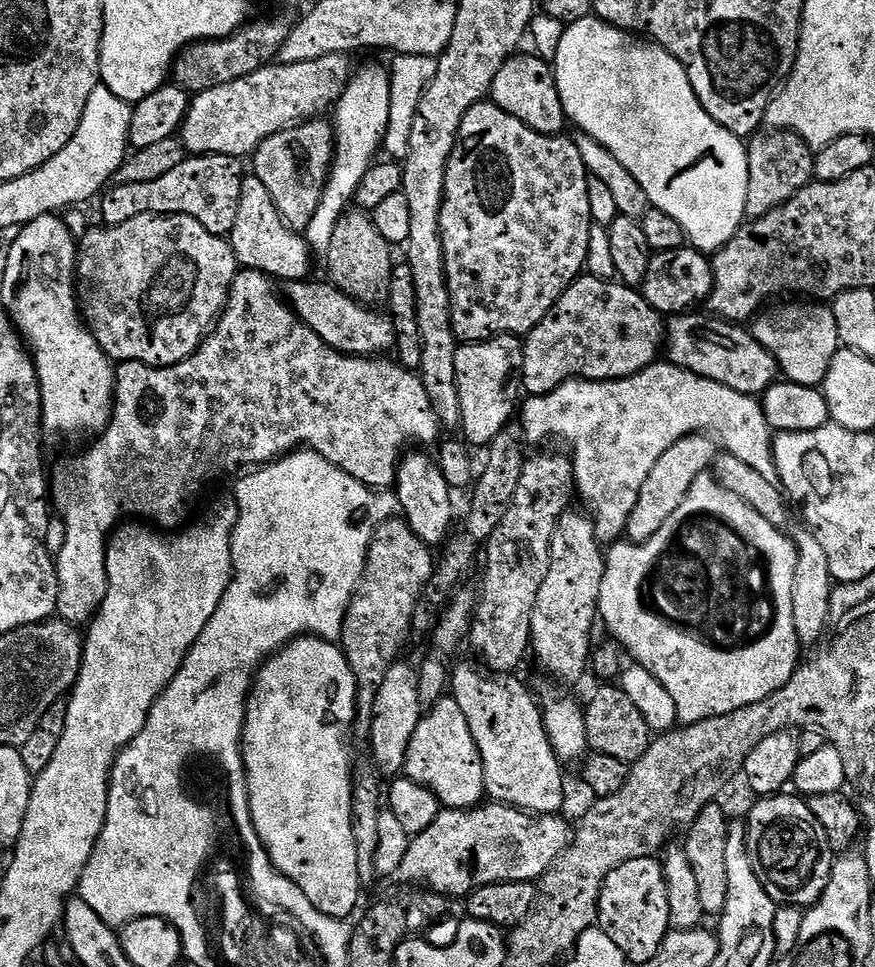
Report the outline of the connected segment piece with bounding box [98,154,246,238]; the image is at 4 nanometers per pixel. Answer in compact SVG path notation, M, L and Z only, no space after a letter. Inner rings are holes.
M192 154L182 162L182 166L174 166L174 170L170 170L170 174L166 174L163 178L154 178L154 182L113 183L98 200L100 216L104 219L101 221L105 225L111 226L130 222L130 218L138 218L142 214L181 215L202 222L202 226L206 226L206 230L210 230L210 234L225 238L231 237L234 221L238 218L238 202L242 198L242 182L246 175L246 168L244 169L240 164L243 163L234 156L198 156Z

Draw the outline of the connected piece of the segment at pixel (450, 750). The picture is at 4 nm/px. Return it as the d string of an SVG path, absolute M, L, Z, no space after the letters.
M440 700L421 715L418 730L410 738L410 750L406 750L403 775L426 786L444 808L475 808L485 799L482 754L456 700Z

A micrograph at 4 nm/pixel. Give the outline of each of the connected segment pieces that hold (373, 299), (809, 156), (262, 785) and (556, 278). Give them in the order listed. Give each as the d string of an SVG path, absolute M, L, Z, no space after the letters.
M347 210L338 219L331 235L331 243L326 261L328 261L327 279L338 290L345 292L365 306L384 306L390 294L390 278L394 267L392 260L393 245L378 234L371 215L363 210Z
M761 130L746 144L748 165L750 166L750 186L746 190L745 217L757 220L782 206L794 194L802 191L807 184L813 183L816 171L816 157L813 149L798 134L779 130Z
M299 636L291 640L286 647L280 649L275 656L268 657L256 673L252 691L248 698L248 712L244 715L244 738L242 751L244 754L244 769L248 779L248 797L252 807L252 822L260 841L264 843L264 850L268 853L271 867L279 870L285 878L296 884L310 902L322 914L332 916L336 920L344 920L356 908L360 900L360 879L362 873L358 862L358 850L354 842L354 826L352 825L352 774L354 763L348 753L348 736L353 735L356 723L356 679L350 670L350 662L344 657L344 649L339 643L320 639L319 636Z
M491 102L475 104L462 118L460 136L456 140L454 150L448 159L446 166L446 186L444 187L444 201L440 211L440 233L442 234L442 250L448 289L450 290L450 302L452 303L452 325L457 341L471 342L473 340L488 340L491 336L519 336L528 335L546 314L562 298L562 294L585 271L588 263L588 251L590 250L590 234L593 230L592 215L590 214L590 194L588 193L588 167L582 162L582 154L578 154L578 146L575 139L567 135L547 136L541 132L530 130L514 114L506 114L498 105Z

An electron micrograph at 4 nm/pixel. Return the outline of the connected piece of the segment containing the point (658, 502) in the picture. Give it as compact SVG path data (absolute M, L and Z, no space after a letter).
M693 434L674 442L662 458L658 458L658 466L650 470L650 478L642 485L642 494L638 494L638 506L634 506L634 514L630 514L627 539L634 544L644 544L672 517L674 510L682 506L686 494L690 494L690 486L694 486L694 478L698 474L709 471L716 463L718 444L711 435Z

